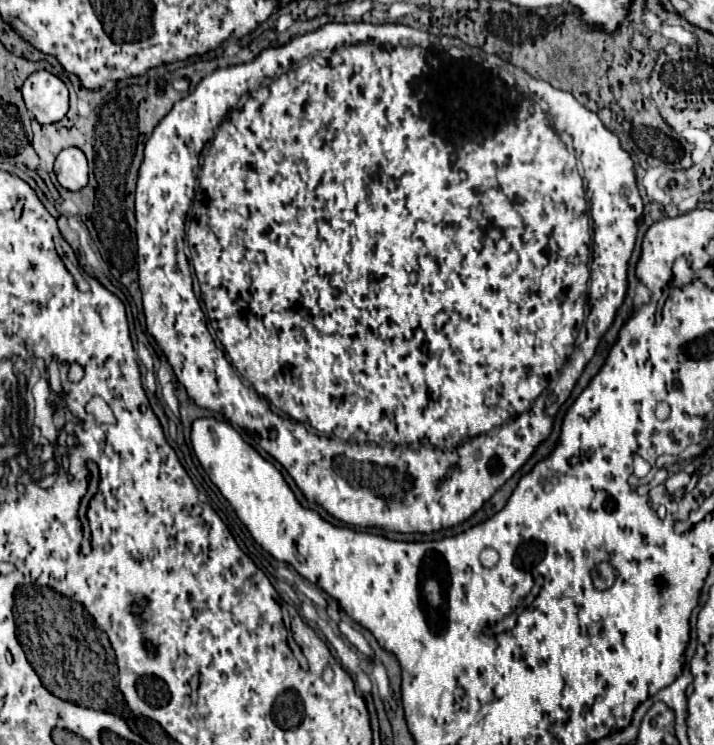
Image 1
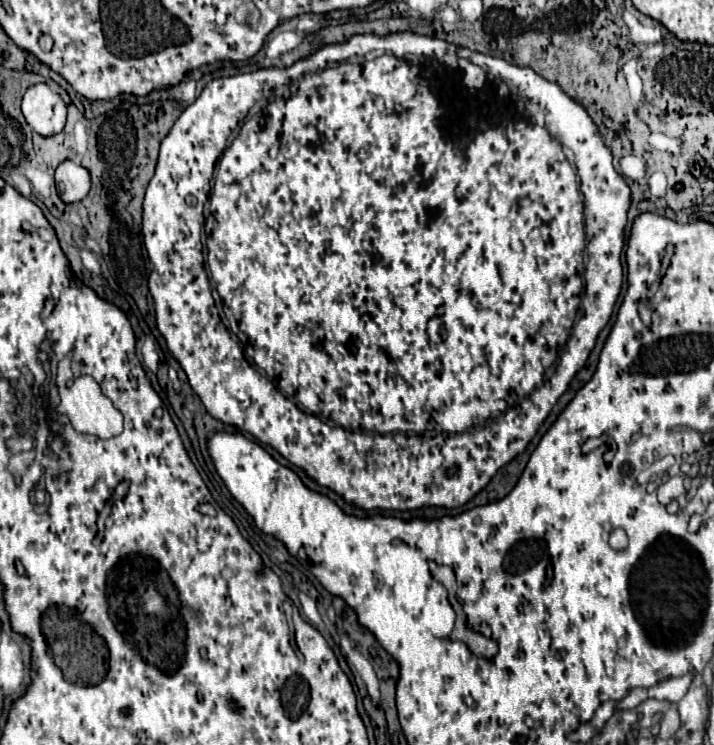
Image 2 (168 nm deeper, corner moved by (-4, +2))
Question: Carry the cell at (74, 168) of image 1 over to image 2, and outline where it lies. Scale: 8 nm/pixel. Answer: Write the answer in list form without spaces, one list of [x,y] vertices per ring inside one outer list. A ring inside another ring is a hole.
[[[64,161],[56,169],[56,189],[64,203],[82,201],[90,191],[90,173],[74,161]]]

